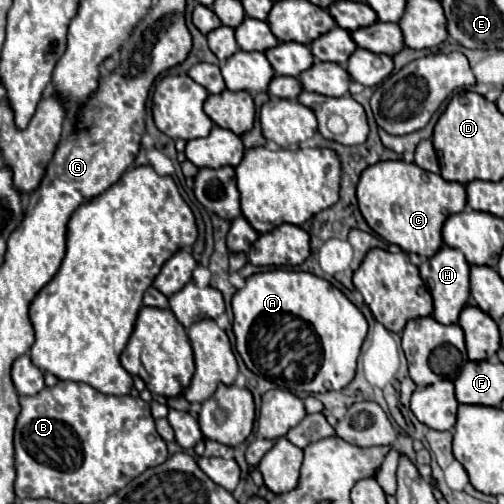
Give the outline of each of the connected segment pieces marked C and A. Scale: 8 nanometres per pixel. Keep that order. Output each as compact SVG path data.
M380 161L376 165L370 165L360 175L356 193L360 213L364 215L372 231L376 231L388 243L398 245L402 251L418 253L422 257L432 257L436 255L436 251L440 251L444 221L452 213L466 209L464 185L448 183L440 175L422 171L420 167L416 167L416 163L406 161Z
M288 269L256 273L246 279L246 285L240 291L236 291L232 299L232 311L236 351L240 353L246 367L258 377L264 377L276 387L292 391L294 395L322 393L322 385L328 389L344 389L354 379L356 359L368 333L368 323L360 309L354 307L348 297L326 279Z

